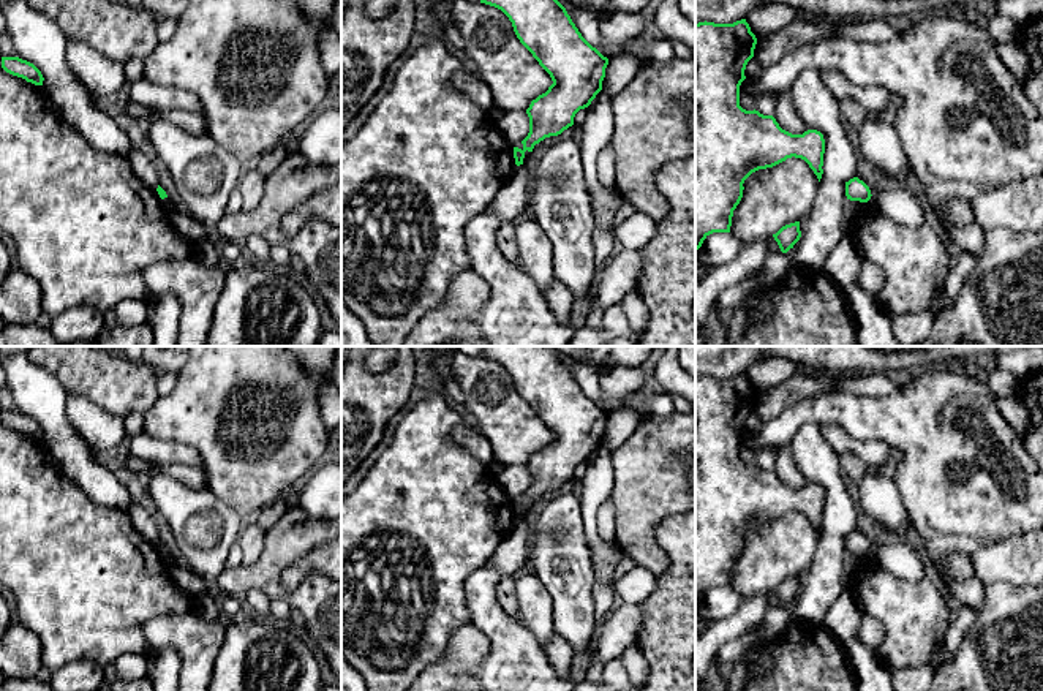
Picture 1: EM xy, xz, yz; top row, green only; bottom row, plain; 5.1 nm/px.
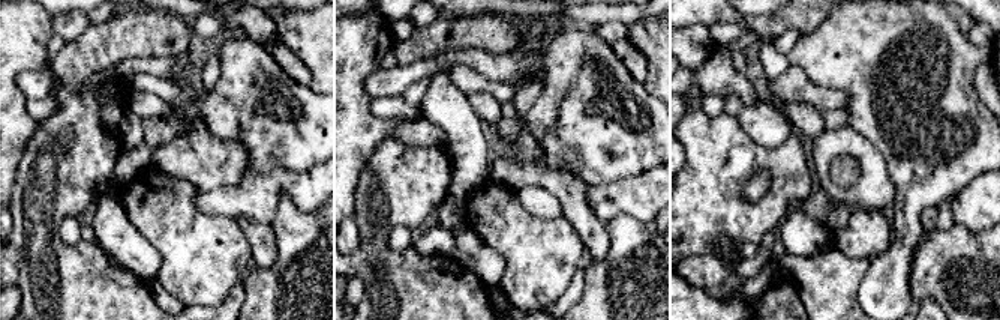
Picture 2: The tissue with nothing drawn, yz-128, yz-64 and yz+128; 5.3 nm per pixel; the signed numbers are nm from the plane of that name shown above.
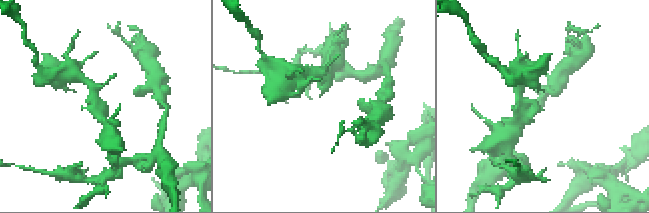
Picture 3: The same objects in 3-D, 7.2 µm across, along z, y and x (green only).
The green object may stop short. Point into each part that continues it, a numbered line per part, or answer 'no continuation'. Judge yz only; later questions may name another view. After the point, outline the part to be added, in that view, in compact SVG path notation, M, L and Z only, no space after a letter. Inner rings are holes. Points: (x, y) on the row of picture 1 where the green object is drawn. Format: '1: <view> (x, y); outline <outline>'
no continuation

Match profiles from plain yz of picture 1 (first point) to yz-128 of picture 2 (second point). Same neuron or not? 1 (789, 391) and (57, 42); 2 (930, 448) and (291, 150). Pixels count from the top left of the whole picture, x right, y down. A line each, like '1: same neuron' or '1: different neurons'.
1: different neurons
2: same neuron

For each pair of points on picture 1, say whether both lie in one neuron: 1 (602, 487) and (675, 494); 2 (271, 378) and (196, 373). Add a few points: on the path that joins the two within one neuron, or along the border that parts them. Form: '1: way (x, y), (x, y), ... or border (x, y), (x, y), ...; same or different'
1: border (612, 453), (613, 489), (607, 498); different
2: way (252, 378), (215, 378); same

